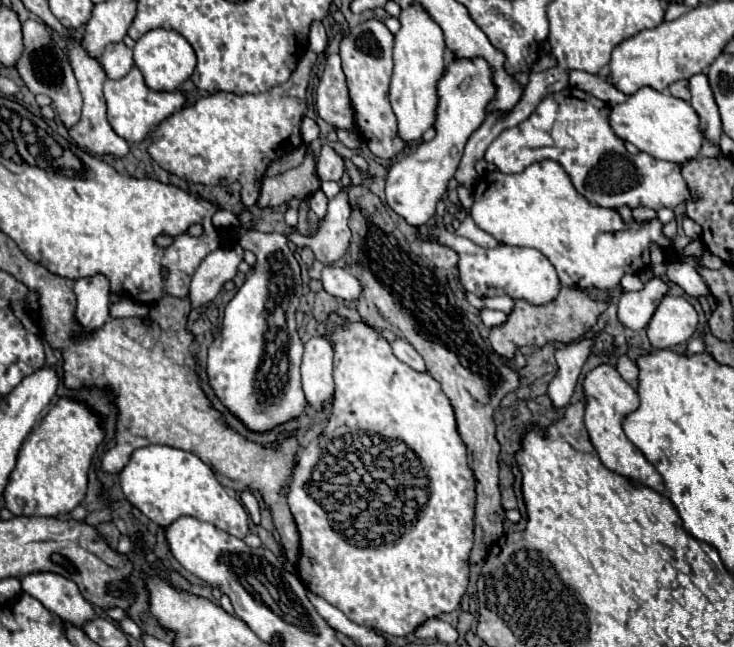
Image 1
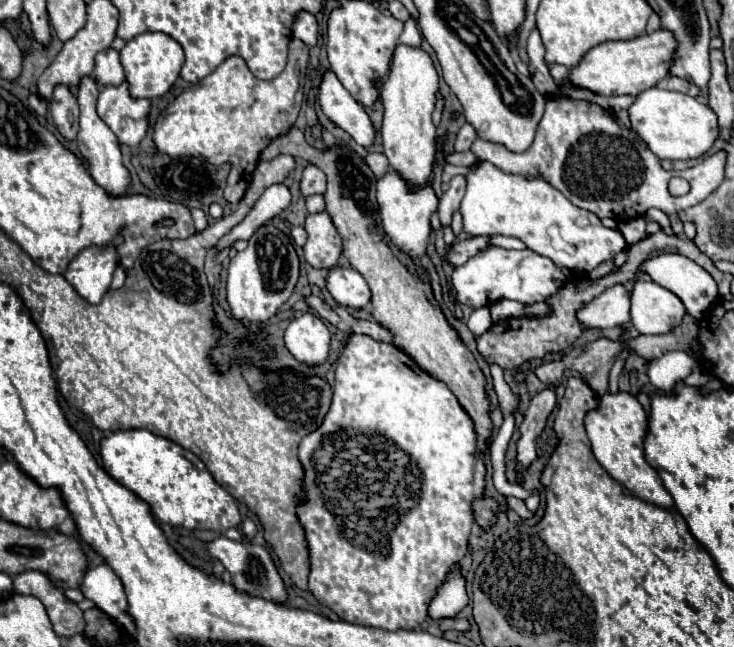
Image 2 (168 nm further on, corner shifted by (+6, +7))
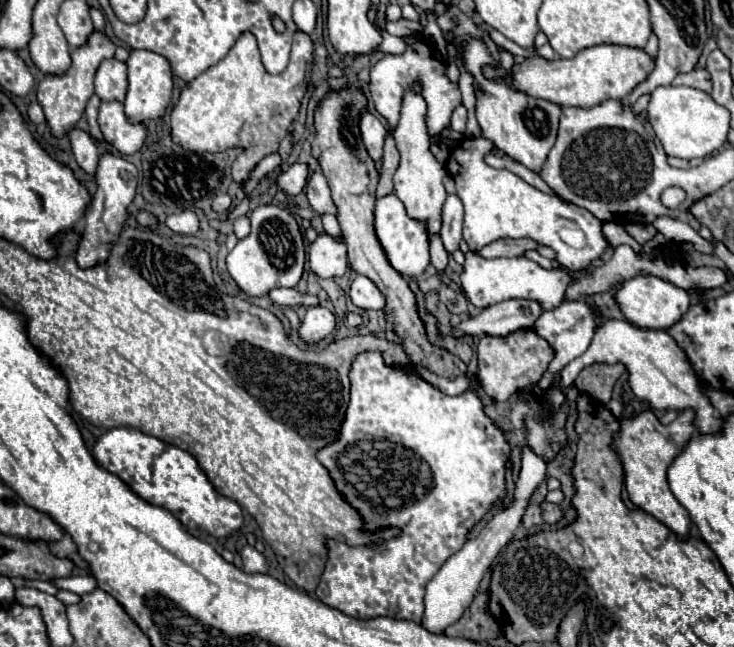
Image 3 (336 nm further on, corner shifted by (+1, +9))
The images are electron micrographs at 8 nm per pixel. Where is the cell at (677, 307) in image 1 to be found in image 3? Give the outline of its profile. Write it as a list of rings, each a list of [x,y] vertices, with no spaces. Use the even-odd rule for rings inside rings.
[[[637,276],[629,282],[623,282],[619,290],[615,292],[615,298],[621,306],[621,312],[625,318],[629,318],[631,324],[639,328],[649,328],[649,330],[667,330],[675,322],[681,320],[681,316],[689,310],[691,298],[685,290],[657,278],[657,276]]]

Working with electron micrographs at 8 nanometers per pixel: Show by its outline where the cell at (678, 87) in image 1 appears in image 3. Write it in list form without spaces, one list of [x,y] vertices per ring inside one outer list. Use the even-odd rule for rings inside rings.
[[[697,68],[689,74],[679,74],[673,80],[673,86],[691,86],[691,88],[697,88],[697,90],[703,90],[703,92],[711,92],[711,78],[709,78],[707,70]]]

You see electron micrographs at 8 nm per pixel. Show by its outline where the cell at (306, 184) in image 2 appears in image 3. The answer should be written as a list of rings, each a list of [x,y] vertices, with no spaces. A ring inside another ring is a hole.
[[[313,172],[307,180],[307,186],[305,186],[305,192],[307,192],[307,198],[309,198],[309,204],[319,212],[319,214],[335,214],[335,204],[331,200],[331,190],[329,190],[329,184],[327,184],[327,178],[323,176],[323,172]]]

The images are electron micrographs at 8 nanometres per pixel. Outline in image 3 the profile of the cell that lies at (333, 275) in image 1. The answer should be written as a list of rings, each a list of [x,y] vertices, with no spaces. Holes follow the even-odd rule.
[[[357,276],[349,288],[349,298],[357,308],[363,310],[381,310],[385,306],[385,298],[379,292],[379,288],[367,278],[367,276]]]

